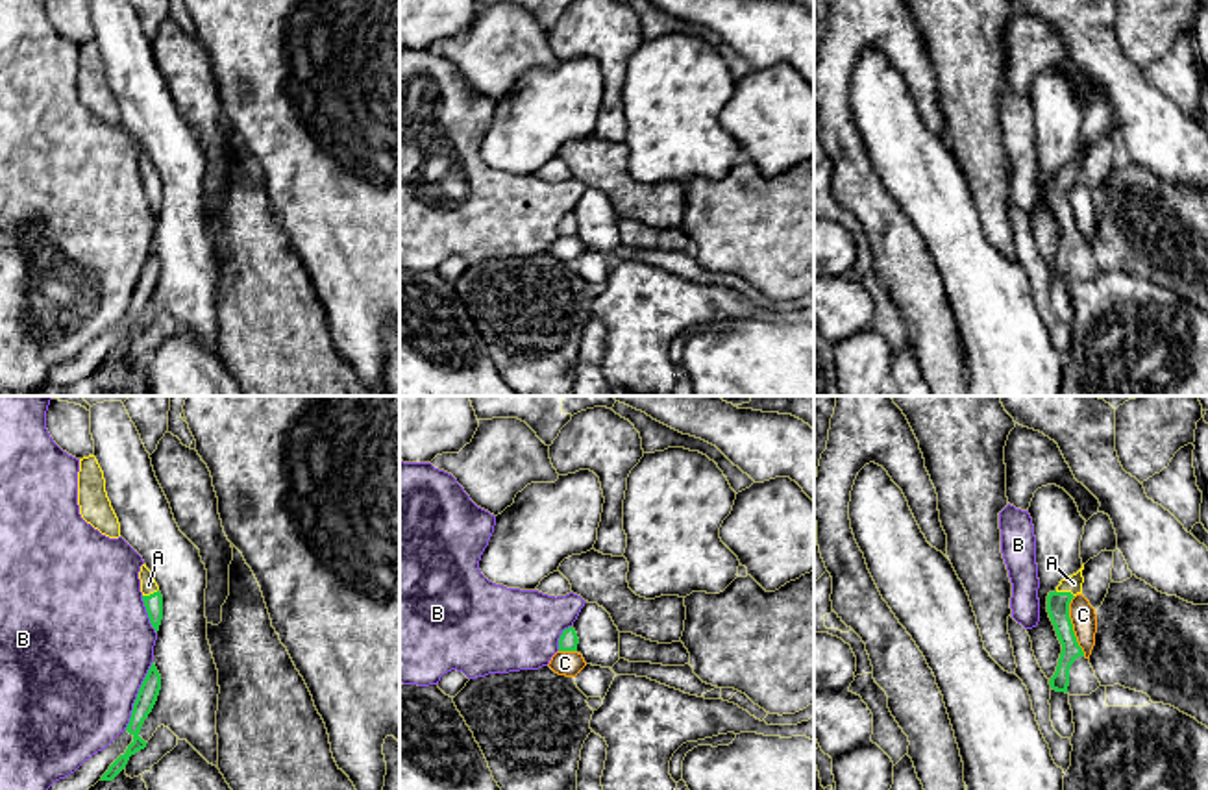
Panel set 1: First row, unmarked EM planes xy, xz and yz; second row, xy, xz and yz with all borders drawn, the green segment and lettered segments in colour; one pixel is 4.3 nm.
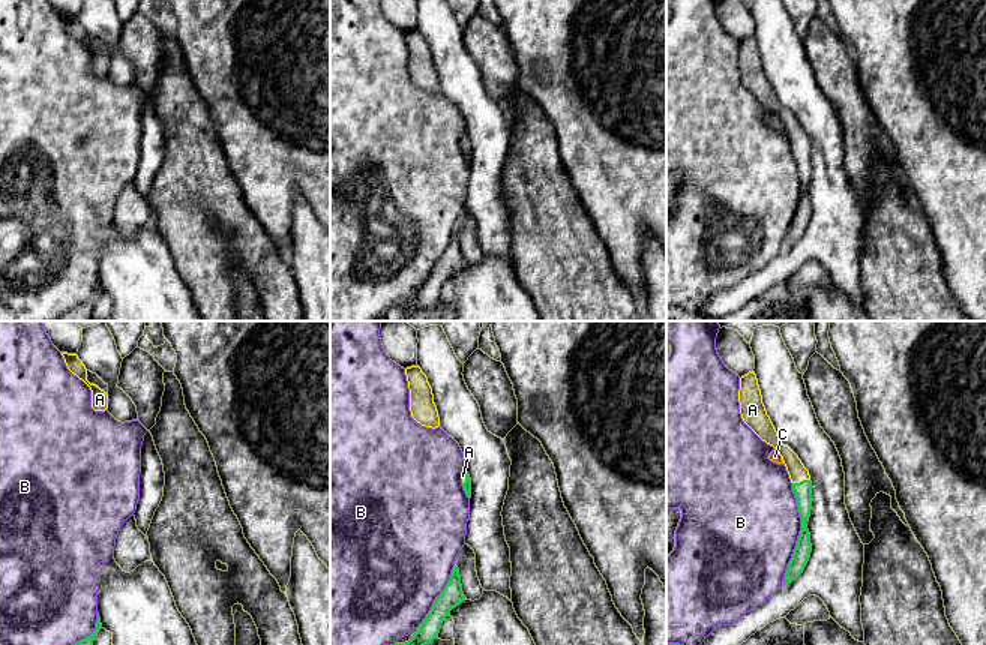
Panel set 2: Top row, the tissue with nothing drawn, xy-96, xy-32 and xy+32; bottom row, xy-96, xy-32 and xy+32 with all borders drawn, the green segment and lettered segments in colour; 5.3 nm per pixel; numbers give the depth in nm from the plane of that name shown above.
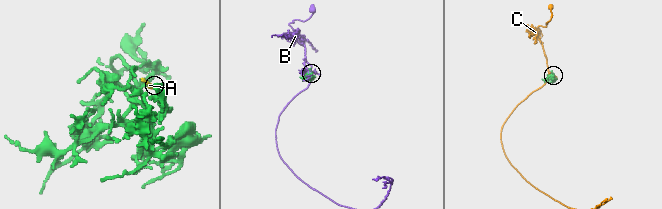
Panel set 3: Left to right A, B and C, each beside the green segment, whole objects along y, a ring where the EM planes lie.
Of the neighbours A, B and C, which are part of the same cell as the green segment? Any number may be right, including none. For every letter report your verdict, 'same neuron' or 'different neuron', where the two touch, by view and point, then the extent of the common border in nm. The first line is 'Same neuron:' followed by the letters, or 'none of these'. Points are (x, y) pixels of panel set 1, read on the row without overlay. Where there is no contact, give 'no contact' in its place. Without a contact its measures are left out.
Same neuron: A
A: same neuron; contact yz (1064, 178); length 90 nm
B: different neuron; contact xy (137, 282); length 320 nm
C: different neuron; contact yz (1072, 211); length 260 nm

